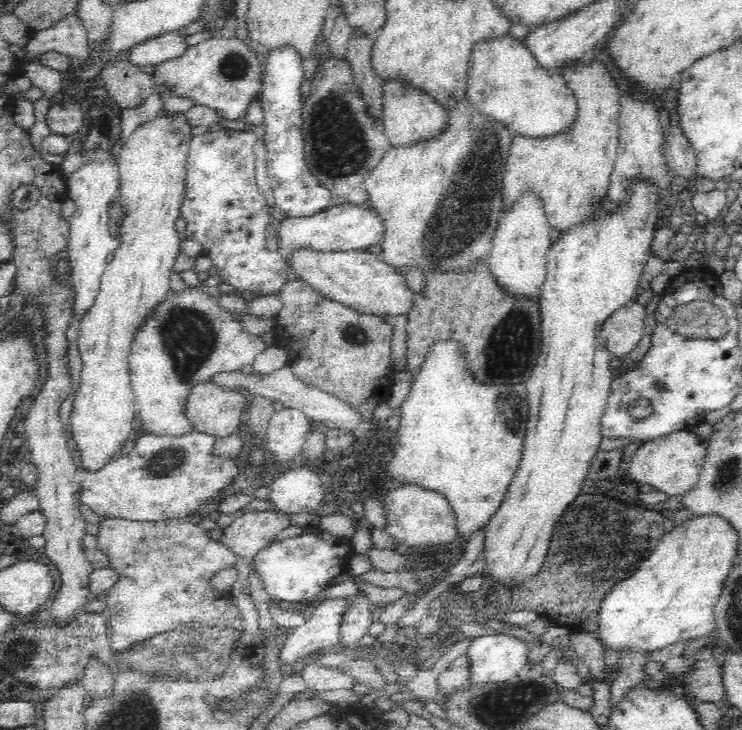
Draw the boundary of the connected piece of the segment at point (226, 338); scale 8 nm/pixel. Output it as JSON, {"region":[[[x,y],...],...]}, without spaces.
{"region":[[[173,286],[134,331],[126,356],[129,383],[142,426],[149,430],[149,434],[154,435],[174,436],[192,431],[192,426],[184,415],[191,386],[209,381],[216,374],[240,371],[242,366],[251,364],[266,346],[262,337],[245,332],[237,318],[224,311],[212,295],[202,290],[187,290],[185,286]]]}

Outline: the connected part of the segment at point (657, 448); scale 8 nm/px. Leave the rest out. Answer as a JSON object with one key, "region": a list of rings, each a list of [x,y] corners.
{"region":[[[690,430],[673,432],[641,445],[633,457],[627,460],[630,464],[628,475],[636,483],[650,485],[668,496],[686,494],[698,482],[706,454],[706,439]]]}

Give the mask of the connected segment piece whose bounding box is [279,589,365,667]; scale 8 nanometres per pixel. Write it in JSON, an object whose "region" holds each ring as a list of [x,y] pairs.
{"region":[[[364,589],[360,590],[350,598],[336,598],[336,600],[324,600],[322,604],[316,606],[316,610],[308,621],[302,626],[295,628],[287,637],[284,646],[280,647],[280,666],[292,665],[296,660],[309,660],[318,655],[322,649],[337,649],[338,642],[341,638],[341,624],[344,622],[346,612],[351,610],[359,595],[365,595]]]}

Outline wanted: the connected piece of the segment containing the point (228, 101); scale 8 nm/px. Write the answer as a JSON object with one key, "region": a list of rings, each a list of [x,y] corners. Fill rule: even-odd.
{"region":[[[219,35],[191,46],[180,58],[155,66],[155,84],[169,86],[166,93],[190,97],[196,104],[218,110],[226,120],[243,120],[250,102],[258,98],[262,88],[263,65],[258,54],[240,38],[221,38]]]}

